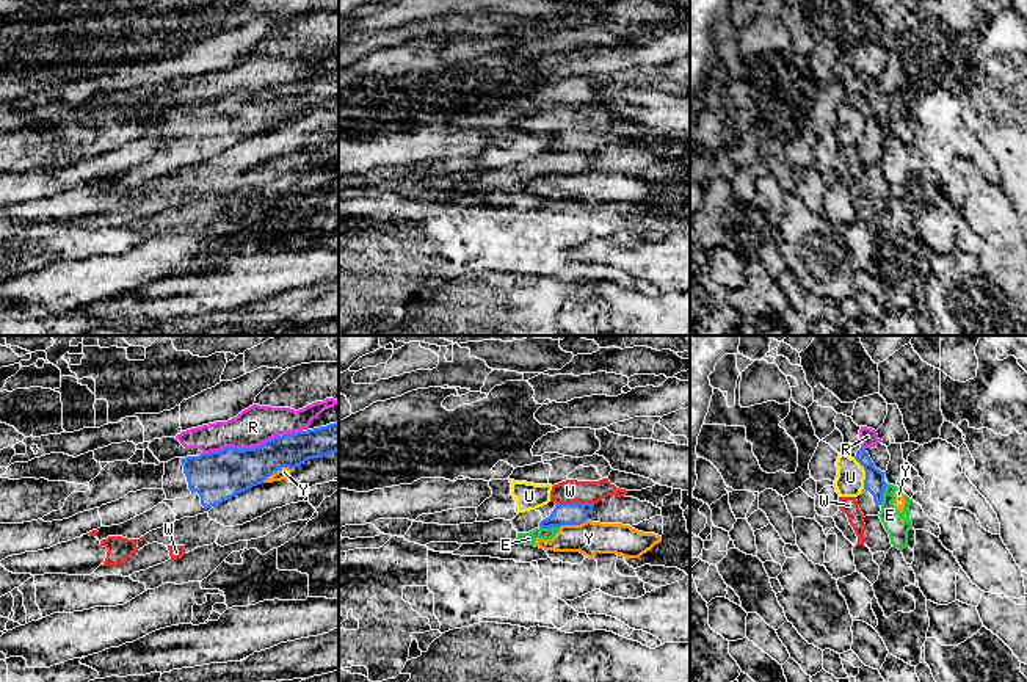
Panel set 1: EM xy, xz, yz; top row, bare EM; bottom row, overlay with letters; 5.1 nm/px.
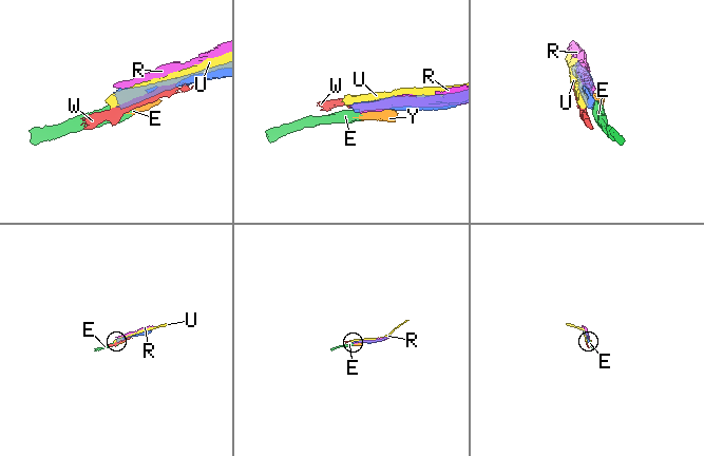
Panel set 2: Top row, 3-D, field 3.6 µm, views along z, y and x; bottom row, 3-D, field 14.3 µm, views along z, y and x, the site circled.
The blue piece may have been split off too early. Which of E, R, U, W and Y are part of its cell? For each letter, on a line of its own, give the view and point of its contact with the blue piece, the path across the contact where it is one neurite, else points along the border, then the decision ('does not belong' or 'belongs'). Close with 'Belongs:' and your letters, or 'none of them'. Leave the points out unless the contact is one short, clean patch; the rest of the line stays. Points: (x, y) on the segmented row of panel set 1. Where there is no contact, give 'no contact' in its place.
E: meets blue in yz at (881, 494); border along yz (888, 483), (880, 504); does not belong
R: meets blue in xy at (251, 449); does not belong
U: meets blue in yz at (866, 474); does not belong
W: meets blue in xz at (576, 502); does not belong
Y: meets blue in xy at (278, 469); border along xy (293, 467), (281, 467), (262, 482); does not belong
Belongs: none of them

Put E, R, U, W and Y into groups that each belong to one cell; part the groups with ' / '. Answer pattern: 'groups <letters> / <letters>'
groups E Y / R / U / W

